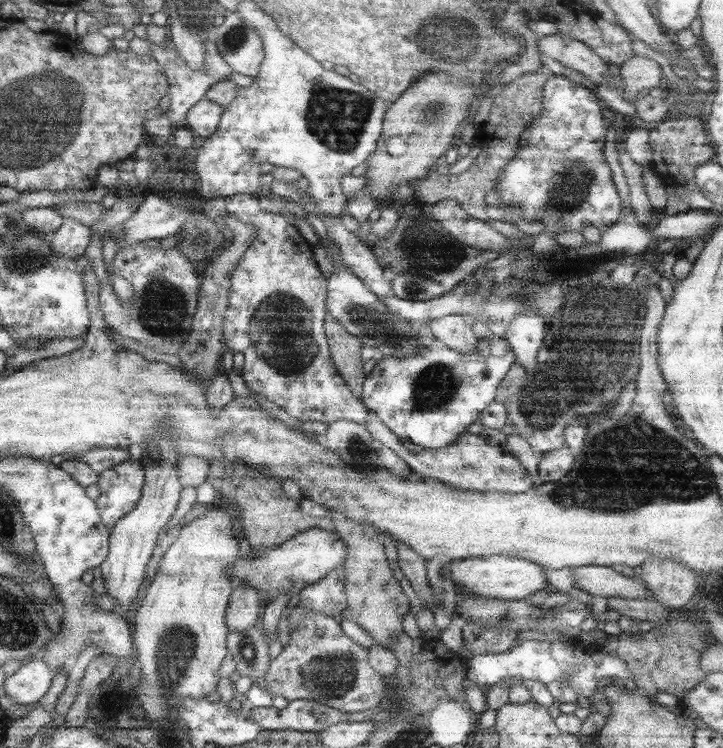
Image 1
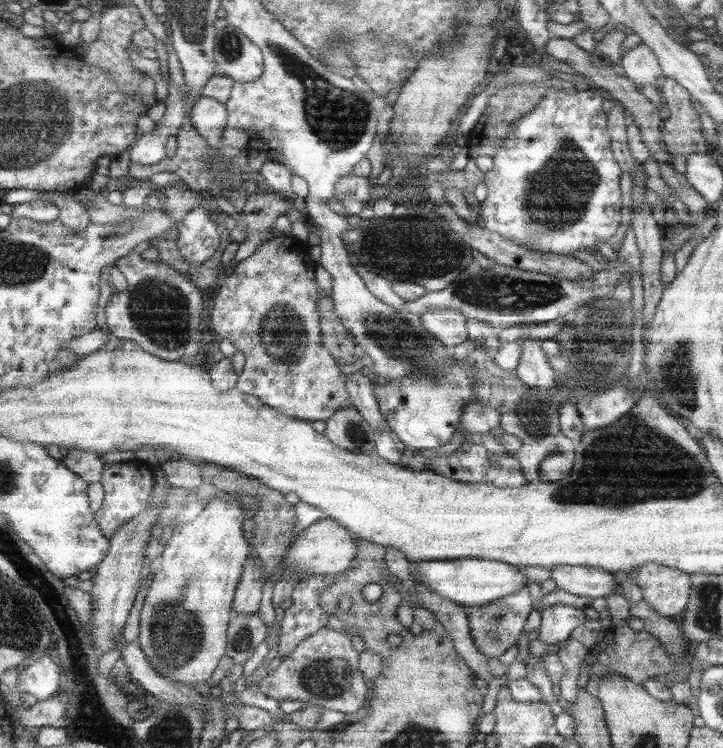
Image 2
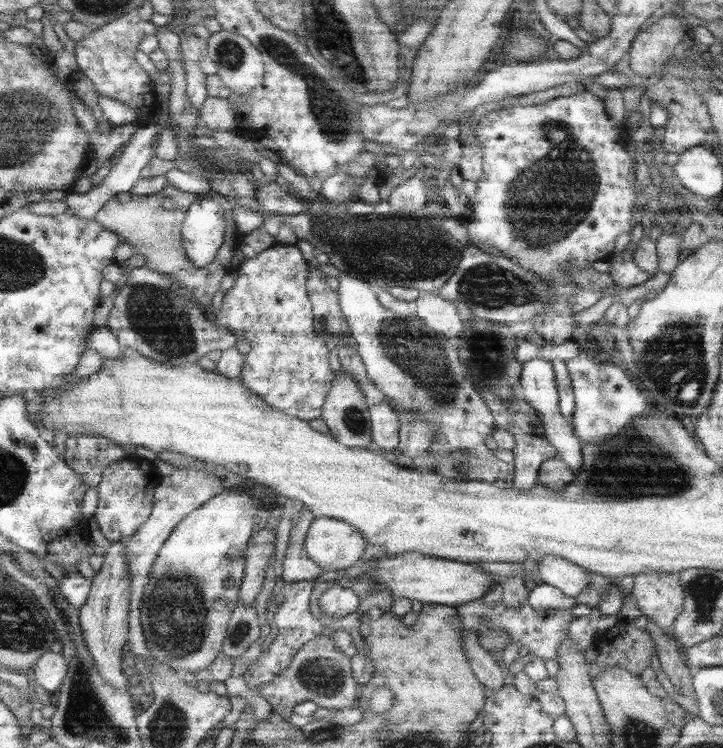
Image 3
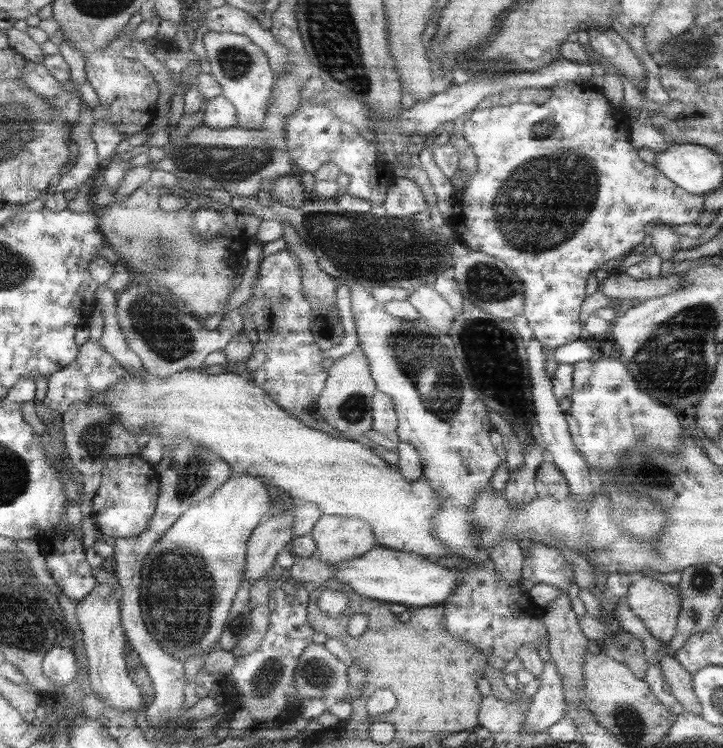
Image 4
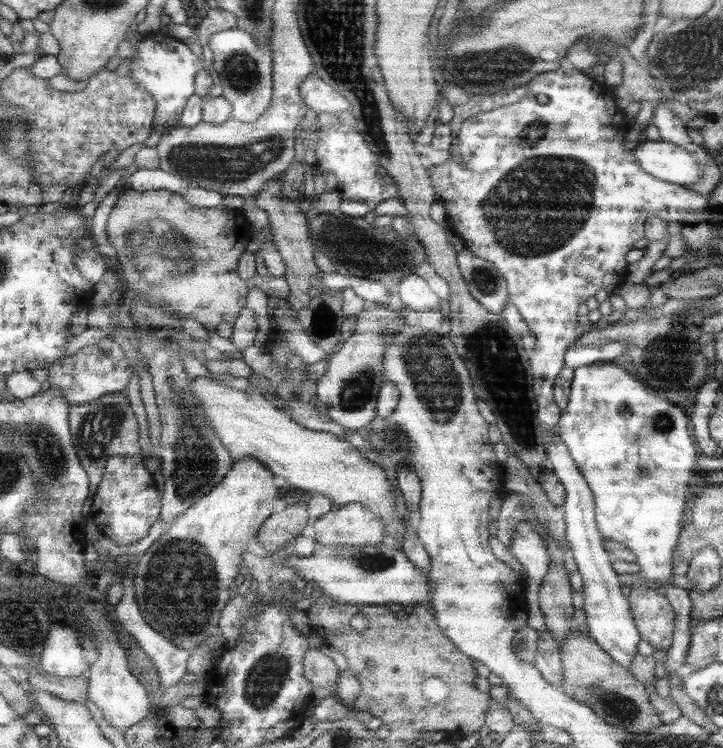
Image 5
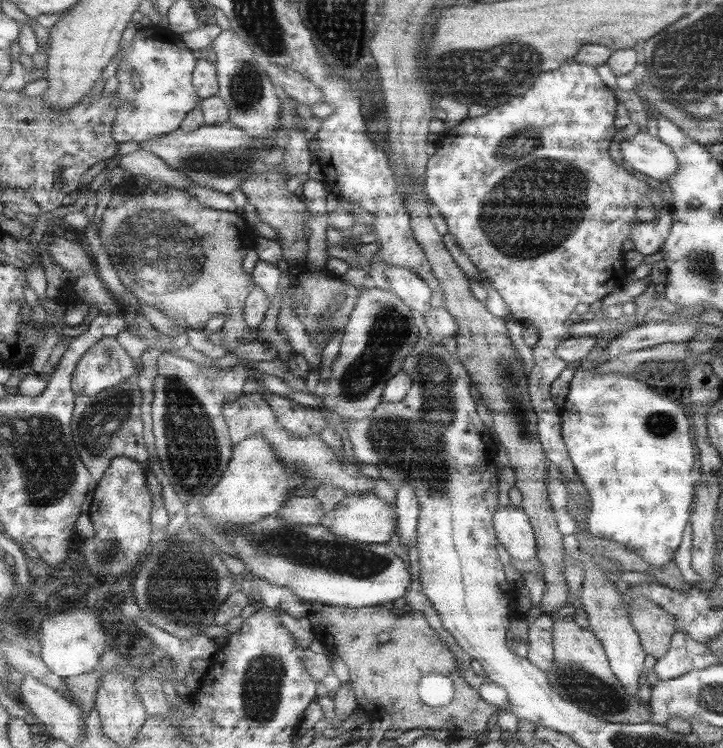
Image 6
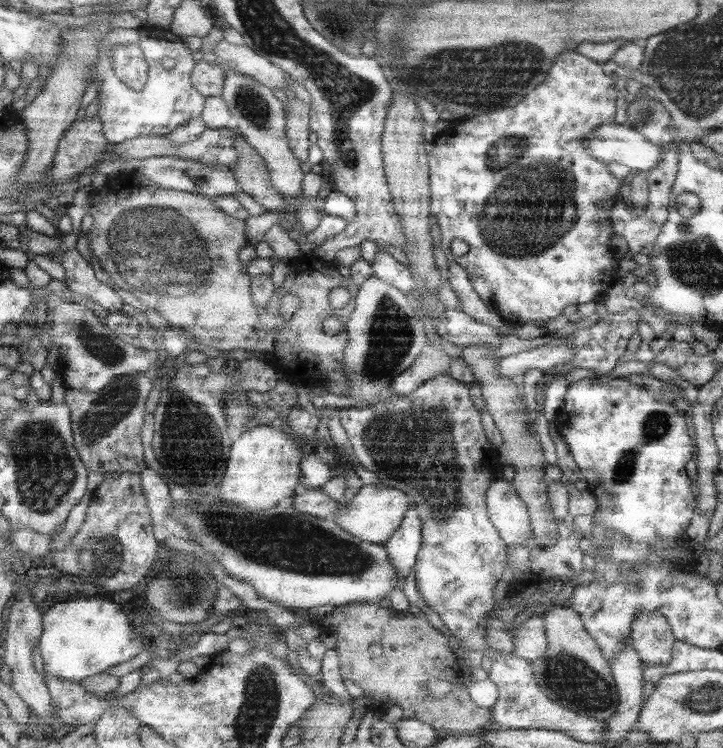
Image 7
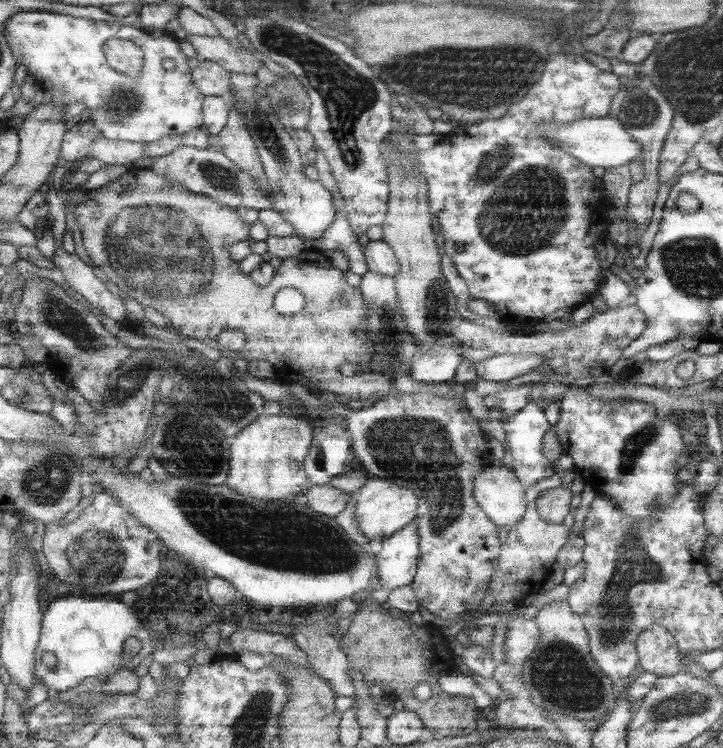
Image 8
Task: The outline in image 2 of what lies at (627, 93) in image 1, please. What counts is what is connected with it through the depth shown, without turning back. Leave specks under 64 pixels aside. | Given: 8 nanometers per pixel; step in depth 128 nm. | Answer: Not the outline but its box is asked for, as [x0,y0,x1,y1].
[616,42,660,85]

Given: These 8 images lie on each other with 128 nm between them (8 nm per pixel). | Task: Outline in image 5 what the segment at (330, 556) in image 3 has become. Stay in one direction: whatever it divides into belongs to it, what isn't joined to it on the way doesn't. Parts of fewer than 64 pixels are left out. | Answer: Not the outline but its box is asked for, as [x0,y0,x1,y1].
[311,501,384,547]

